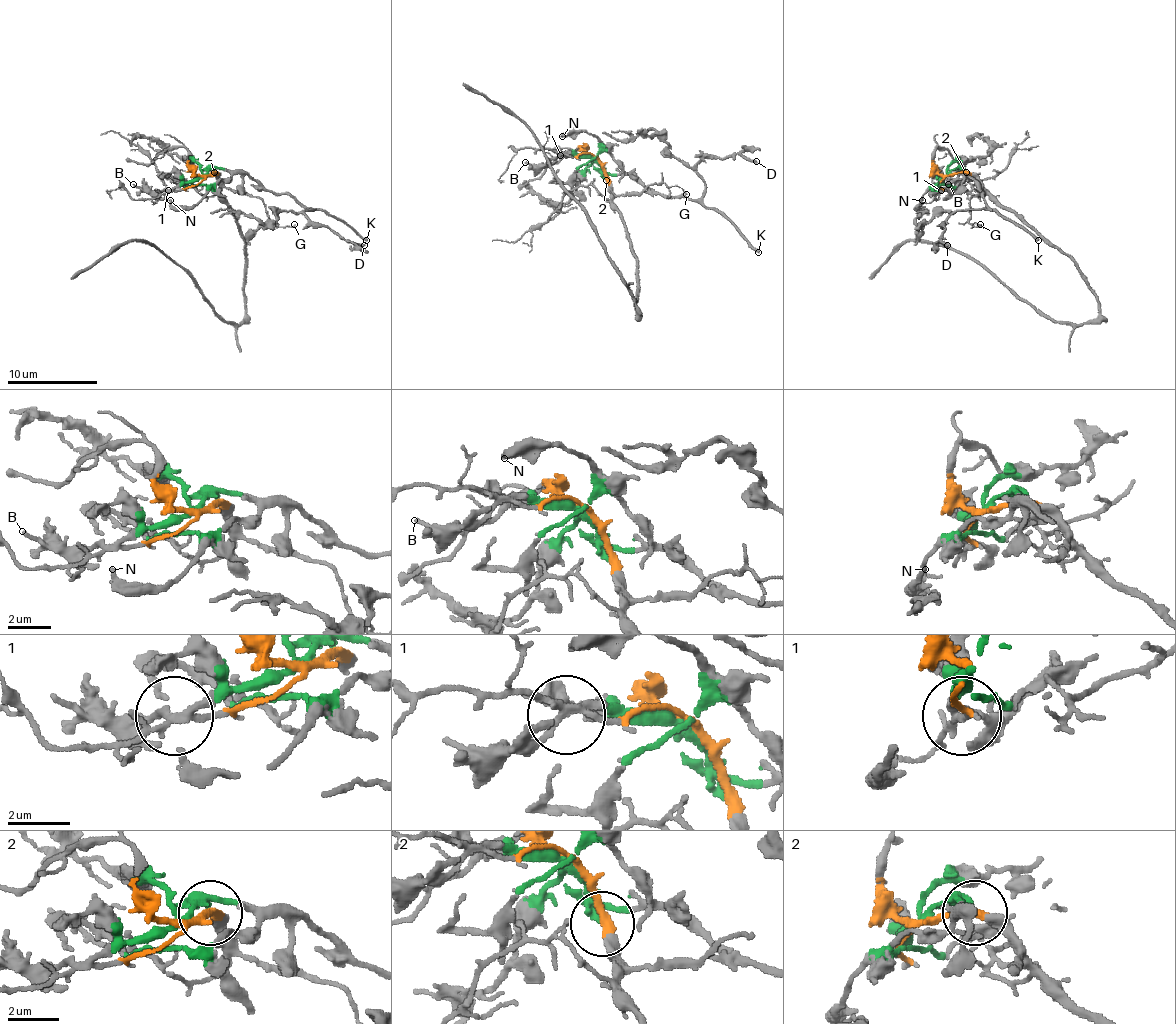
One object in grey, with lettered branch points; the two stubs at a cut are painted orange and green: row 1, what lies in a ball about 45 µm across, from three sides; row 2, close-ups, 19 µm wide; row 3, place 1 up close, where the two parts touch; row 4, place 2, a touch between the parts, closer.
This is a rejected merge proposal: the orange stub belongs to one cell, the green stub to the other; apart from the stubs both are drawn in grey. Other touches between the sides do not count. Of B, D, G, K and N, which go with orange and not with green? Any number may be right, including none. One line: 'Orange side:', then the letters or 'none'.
Orange side: G

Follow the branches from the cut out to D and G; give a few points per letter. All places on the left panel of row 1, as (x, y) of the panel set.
D: (205, 177), (214, 168), (248, 172), (268, 190), (293, 195), (313, 208), (304, 210), (313, 222), (365, 244)
G: (205, 177), (214, 172), (225, 186), (257, 197), (277, 226), (295, 224)

